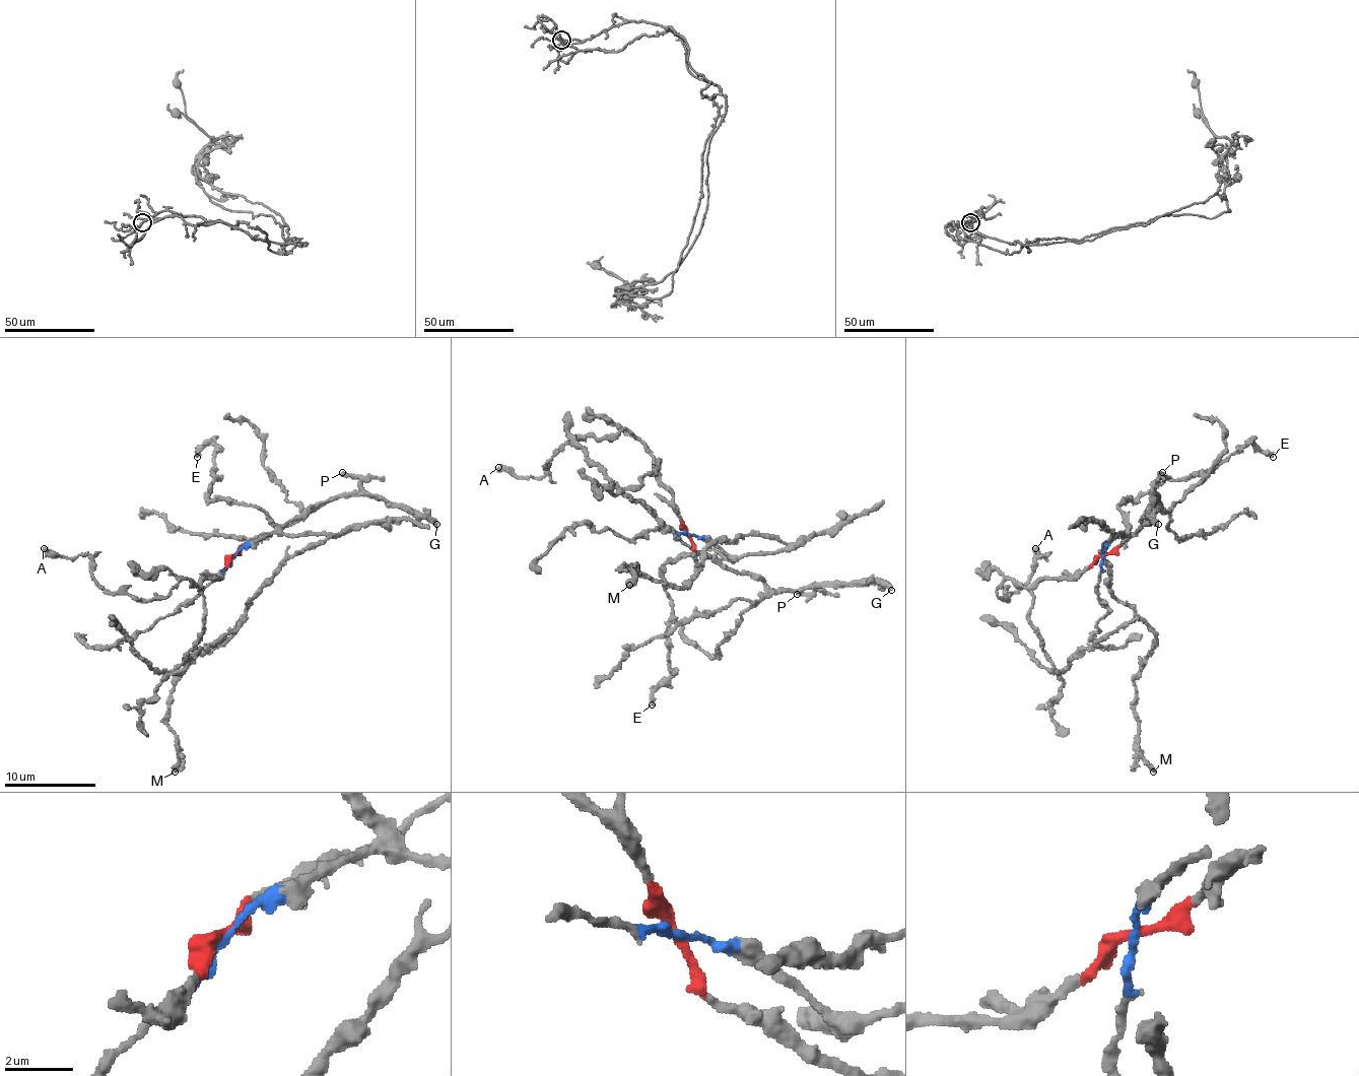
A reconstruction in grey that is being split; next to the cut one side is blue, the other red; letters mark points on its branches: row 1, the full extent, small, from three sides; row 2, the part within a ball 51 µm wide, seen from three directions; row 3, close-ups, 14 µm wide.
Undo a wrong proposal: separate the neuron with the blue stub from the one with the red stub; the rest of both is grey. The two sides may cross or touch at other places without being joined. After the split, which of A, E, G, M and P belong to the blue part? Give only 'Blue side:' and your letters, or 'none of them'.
Blue side: E, M

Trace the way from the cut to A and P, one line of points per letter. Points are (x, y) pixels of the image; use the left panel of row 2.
A: (233, 554), (217, 578), (199, 587), (183, 580), (144, 600), (110, 594), (84, 554), (43, 547)
P: (233, 554), (243, 545), (279, 529), (321, 501), (350, 497), (359, 488), (359, 479), (354, 474), (341, 472)

